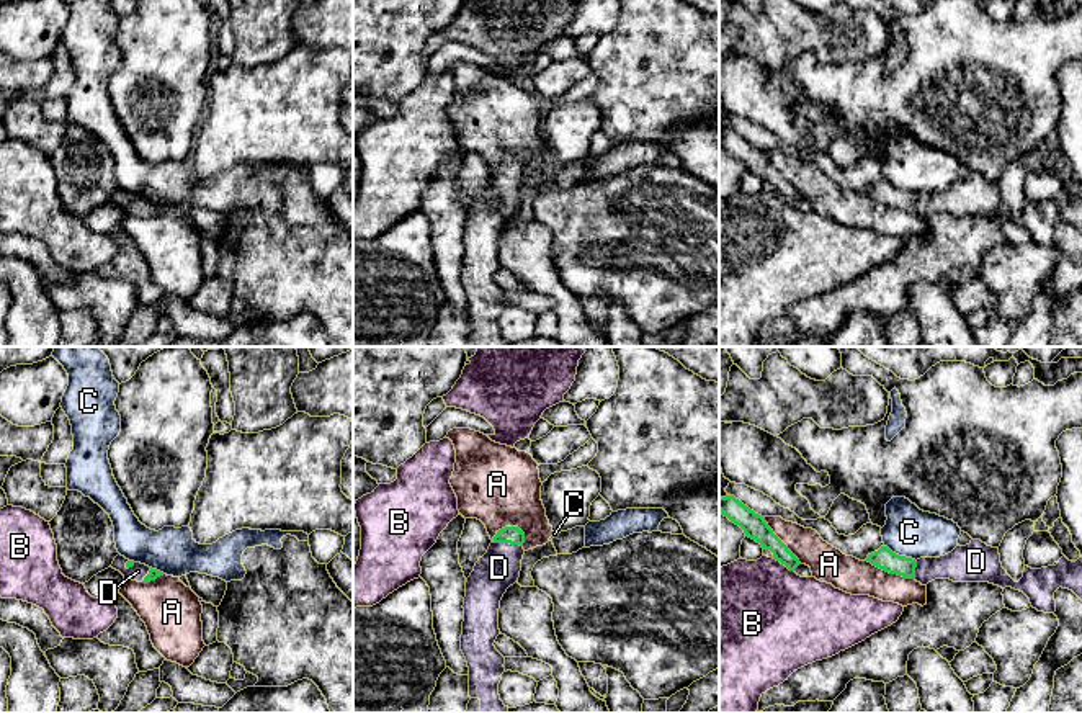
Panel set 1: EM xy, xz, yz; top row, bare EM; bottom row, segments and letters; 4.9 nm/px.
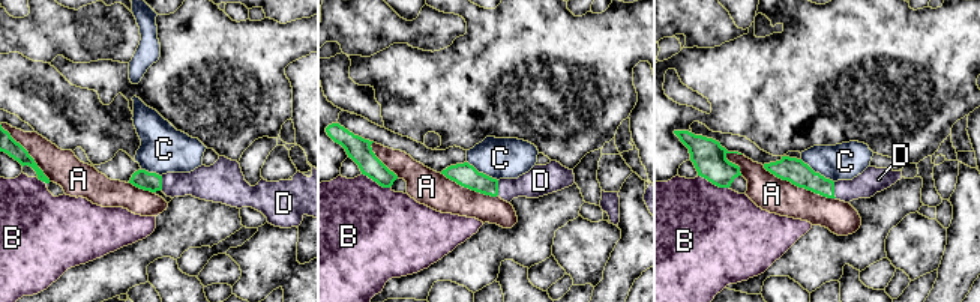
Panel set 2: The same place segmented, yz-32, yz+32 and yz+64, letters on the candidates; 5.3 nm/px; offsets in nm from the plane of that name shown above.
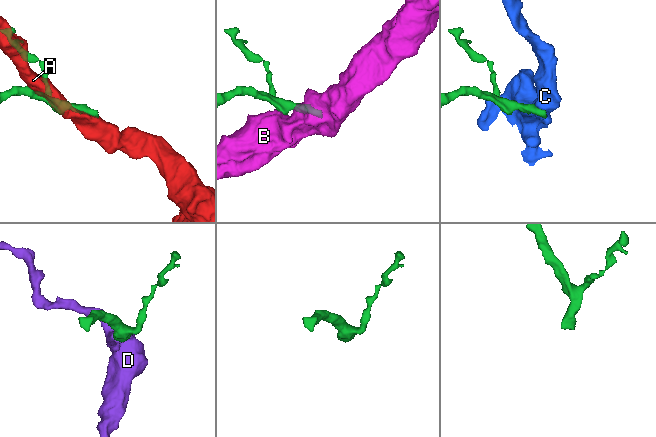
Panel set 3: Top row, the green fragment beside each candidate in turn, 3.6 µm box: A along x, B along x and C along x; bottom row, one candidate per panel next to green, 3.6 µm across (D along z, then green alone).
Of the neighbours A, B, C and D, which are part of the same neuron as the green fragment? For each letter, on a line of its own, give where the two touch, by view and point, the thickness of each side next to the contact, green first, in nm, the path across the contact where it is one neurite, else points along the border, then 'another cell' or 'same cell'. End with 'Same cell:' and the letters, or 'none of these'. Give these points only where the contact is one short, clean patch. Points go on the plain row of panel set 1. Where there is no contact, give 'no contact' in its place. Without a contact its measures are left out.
A: contact xz (507, 161); calibres 90 and 400 nm; another cell
B: contact yz (785, 198); calibres 120 and 480 nm; border yz (775, 192), (793, 205); another cell
C: contact yz (901, 190); calibres 100 and 240 nm; border yz (885, 179), (916, 195); another cell
D: contact xz (507, 175); calibres 90 and 200 nm; way xz (514, 169), (507, 175), (499, 201); same cell
Same cell: D

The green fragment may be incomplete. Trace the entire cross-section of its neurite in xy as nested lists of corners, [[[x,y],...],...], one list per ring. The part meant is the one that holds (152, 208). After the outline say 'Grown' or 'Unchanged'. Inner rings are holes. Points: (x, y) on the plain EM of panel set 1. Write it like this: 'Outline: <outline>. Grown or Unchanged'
Outline: [[[121,188],[114,191],[111,201],[119,204],[126,214],[150,216],[163,209],[163,206],[145,198],[129,195]]]. Grown

